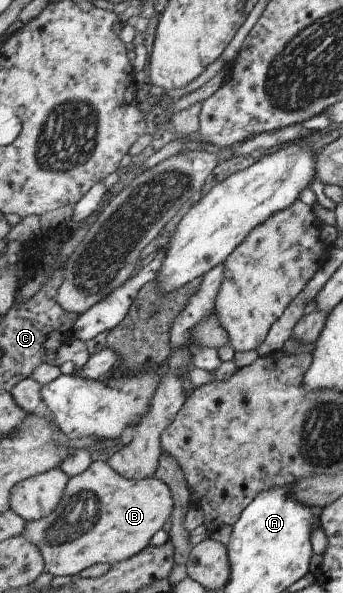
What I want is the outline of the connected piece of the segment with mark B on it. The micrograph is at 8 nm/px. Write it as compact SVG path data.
M95 458L81 473L69 476L61 499L44 517L24 523L22 535L40 553L44 569L51 575L80 573L95 563L116 564L149 545L151 537L165 525L172 510L172 499L165 484L151 476L144 480L130 480L113 471L103 458Z

